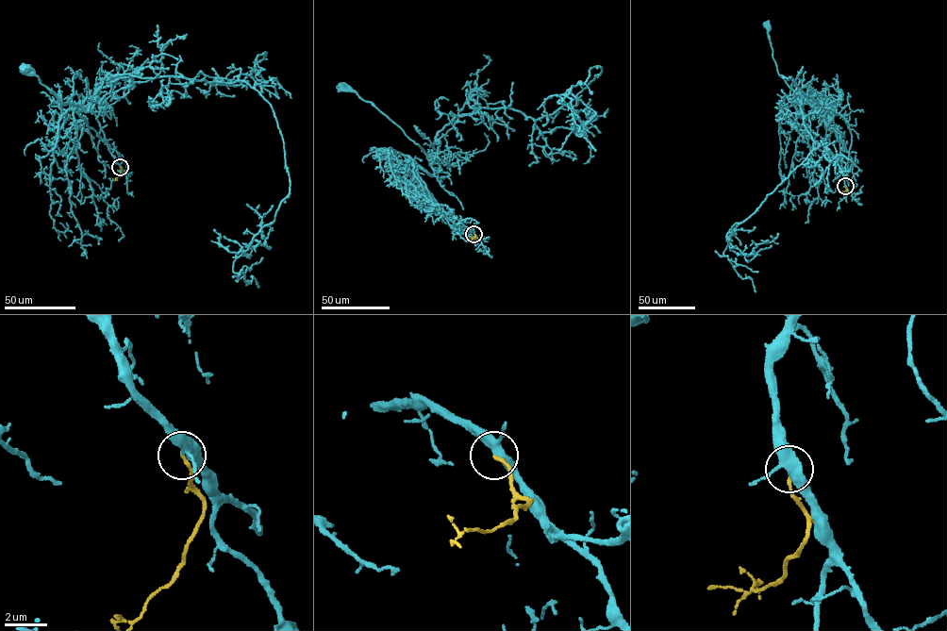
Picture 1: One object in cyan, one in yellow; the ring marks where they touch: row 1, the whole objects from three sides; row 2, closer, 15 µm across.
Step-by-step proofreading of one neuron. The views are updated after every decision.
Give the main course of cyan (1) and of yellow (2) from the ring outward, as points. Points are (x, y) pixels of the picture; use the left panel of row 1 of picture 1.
1: (120, 167), (91, 99), (79, 109), (97, 97), (97, 91), (86, 112), (60, 101), (24, 69)
2: (120, 167), (121, 172), (115, 180)

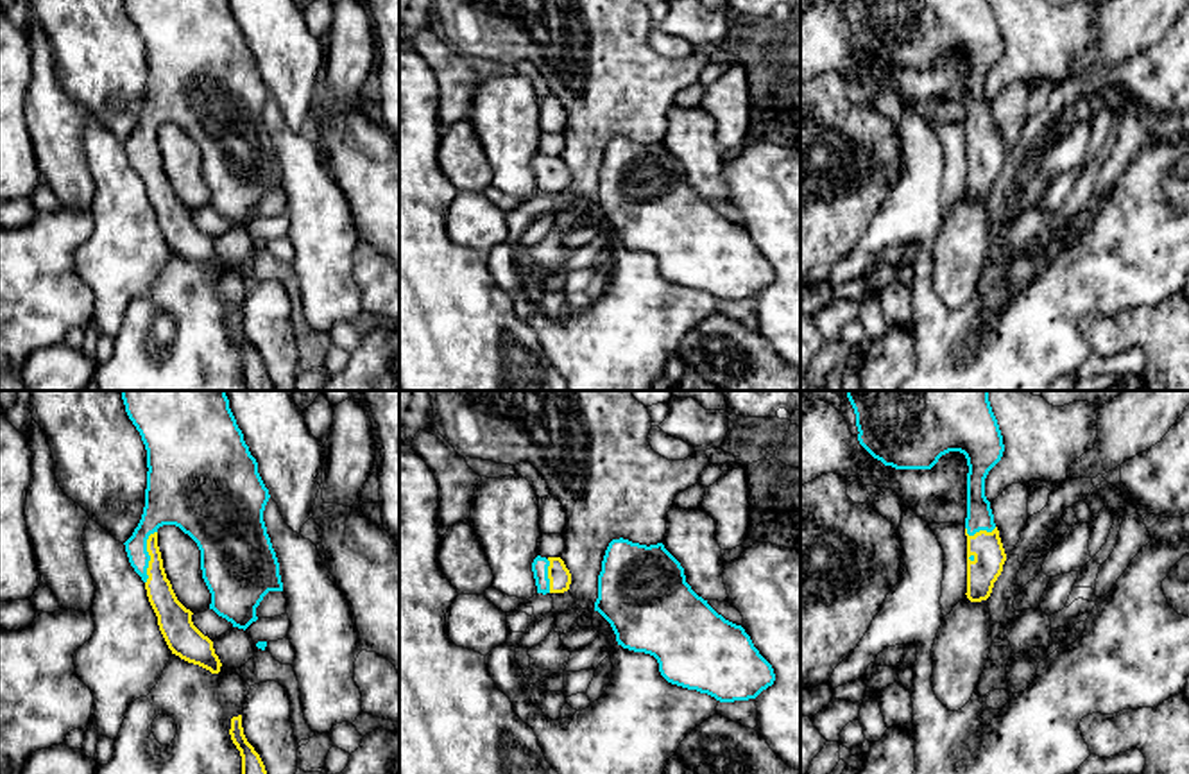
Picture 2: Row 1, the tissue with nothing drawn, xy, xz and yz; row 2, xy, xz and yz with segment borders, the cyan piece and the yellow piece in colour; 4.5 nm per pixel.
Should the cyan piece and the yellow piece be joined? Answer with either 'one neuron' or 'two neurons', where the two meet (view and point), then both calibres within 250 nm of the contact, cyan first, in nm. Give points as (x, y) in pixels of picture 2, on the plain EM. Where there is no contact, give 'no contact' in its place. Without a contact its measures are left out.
one neuron | xy (149, 154) | 190/120 nm

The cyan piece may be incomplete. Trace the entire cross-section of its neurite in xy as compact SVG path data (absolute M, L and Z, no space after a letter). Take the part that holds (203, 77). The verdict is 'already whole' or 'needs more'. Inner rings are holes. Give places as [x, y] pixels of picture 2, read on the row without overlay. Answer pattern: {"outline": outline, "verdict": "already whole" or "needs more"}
{"outline": "M124 0L124 4L141 34L149 66L143 113L124 142L129 161L145 181L159 229L172 253L218 272L222 262L213 240L193 224L193 211L177 199L167 177L158 127L175 124L197 142L202 177L211 192L210 208L245 229L258 219L256 206L263 195L269 190L283 190L279 161L263 120L269 88L229 0Z", "verdict": "needs more"}

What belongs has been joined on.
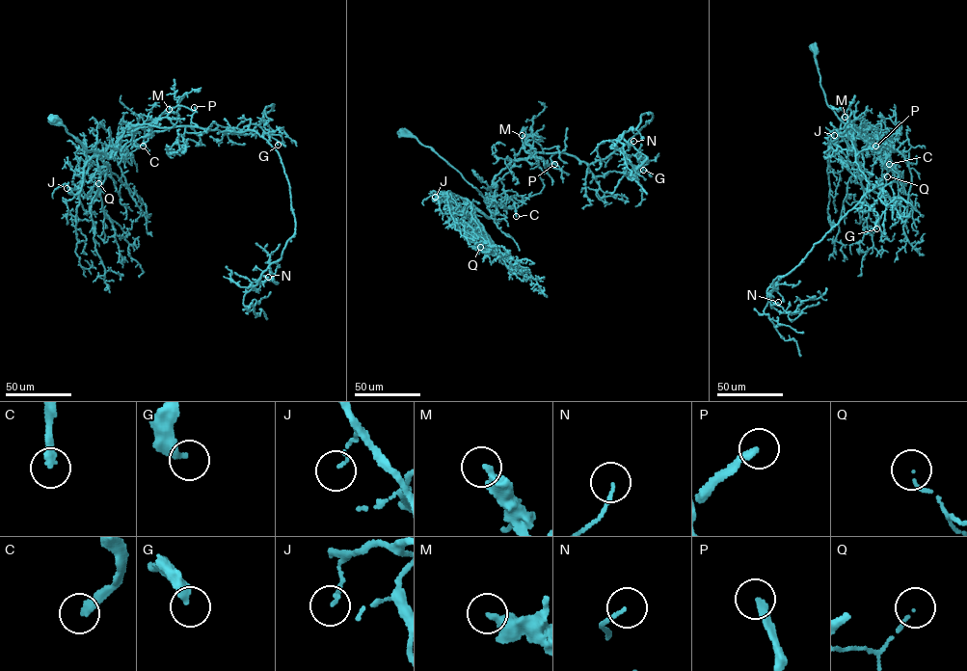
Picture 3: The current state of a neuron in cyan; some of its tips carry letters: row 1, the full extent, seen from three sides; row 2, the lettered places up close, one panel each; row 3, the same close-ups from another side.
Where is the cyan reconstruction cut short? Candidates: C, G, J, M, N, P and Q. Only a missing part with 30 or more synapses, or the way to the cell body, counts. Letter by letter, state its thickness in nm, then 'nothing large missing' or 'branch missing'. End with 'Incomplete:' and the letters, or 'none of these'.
C: 260 nm thick; branch missing
G: 320 nm thick; nothing large missing
J: 80 nm thick; nothing large missing
M: 320 nm thick; branch missing
N: 110 nm thick; nothing large missing
P: 240 nm thick; branch missing
Q: 90 nm thick; nothing large missing
Incomplete: C, M, P

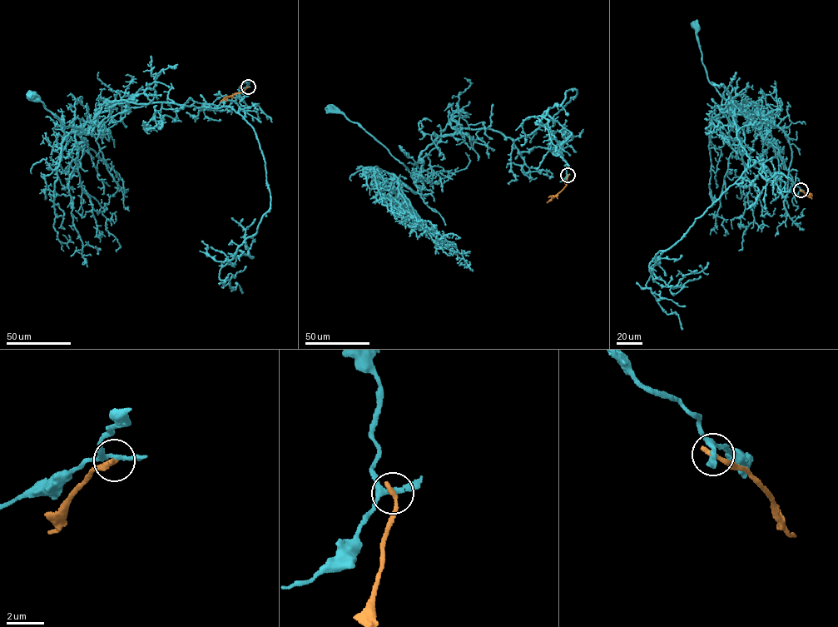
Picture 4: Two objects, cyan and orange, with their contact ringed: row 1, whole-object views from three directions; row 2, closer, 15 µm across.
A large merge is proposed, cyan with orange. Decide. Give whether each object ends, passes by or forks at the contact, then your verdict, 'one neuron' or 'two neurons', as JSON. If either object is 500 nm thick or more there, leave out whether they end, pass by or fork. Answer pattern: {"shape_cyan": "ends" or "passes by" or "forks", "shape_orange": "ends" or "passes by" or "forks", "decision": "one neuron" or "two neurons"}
{"shape_cyan": "forks", "shape_orange": "ends", "decision": "two neurons"}

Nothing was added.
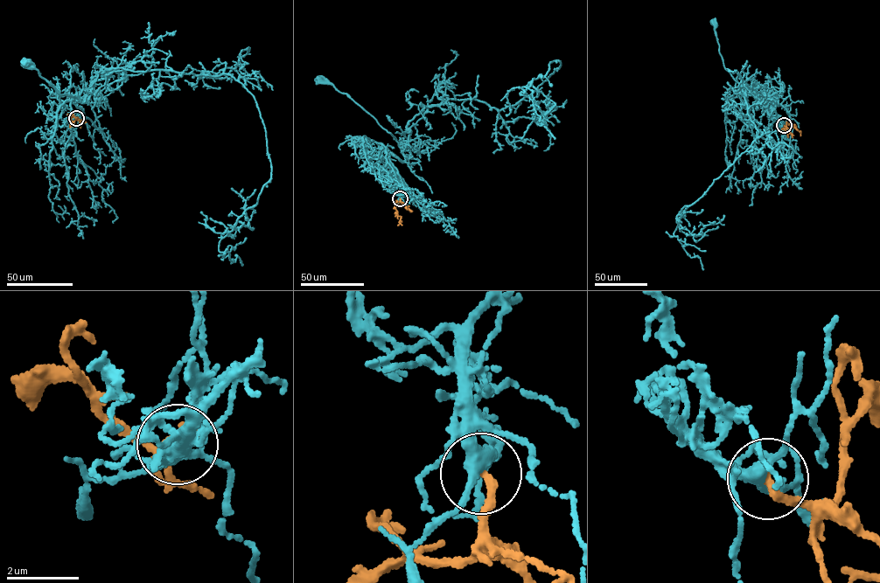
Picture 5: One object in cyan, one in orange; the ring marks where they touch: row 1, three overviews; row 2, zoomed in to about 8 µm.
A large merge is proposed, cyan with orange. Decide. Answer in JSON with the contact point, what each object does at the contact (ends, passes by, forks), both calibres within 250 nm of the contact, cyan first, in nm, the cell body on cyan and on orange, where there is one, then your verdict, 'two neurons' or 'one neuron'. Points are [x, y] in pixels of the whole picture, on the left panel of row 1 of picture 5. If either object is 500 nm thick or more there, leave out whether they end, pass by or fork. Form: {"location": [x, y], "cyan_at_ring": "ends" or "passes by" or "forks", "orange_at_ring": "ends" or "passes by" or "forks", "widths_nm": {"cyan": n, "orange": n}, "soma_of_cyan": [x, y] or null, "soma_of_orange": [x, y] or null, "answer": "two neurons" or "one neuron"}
{"location": [76, 118], "cyan_at_ring": "forks", "orange_at_ring": "ends", "widths_nm": {"cyan": 320, "orange": 240}, "soma_of_cyan": [26, 63], "soma_of_orange": null, "answer": "two neurons"}

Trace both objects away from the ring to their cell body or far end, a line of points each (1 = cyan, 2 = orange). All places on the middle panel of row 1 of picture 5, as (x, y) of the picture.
1: (400, 198), (402, 185), (387, 151), (404, 161), (395, 138), (348, 94), (319, 79)
2: (400, 198), (395, 207), (402, 225)

